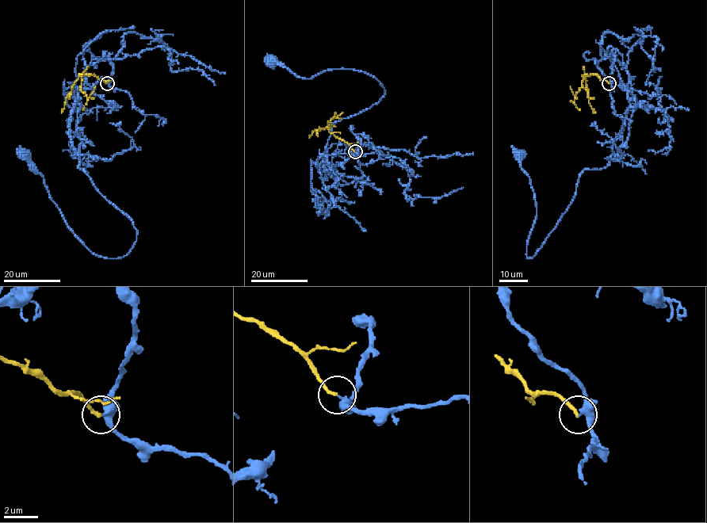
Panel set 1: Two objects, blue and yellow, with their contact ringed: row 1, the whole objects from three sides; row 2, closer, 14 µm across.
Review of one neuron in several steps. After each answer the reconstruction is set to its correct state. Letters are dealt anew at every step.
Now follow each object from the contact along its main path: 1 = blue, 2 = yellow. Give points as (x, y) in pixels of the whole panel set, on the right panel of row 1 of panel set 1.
1: (609, 84), (606, 58), (629, 99), (609, 163), (579, 175), (531, 257), (519, 151)
2: (609, 84), (596, 74), (585, 77), (588, 101), (592, 110)

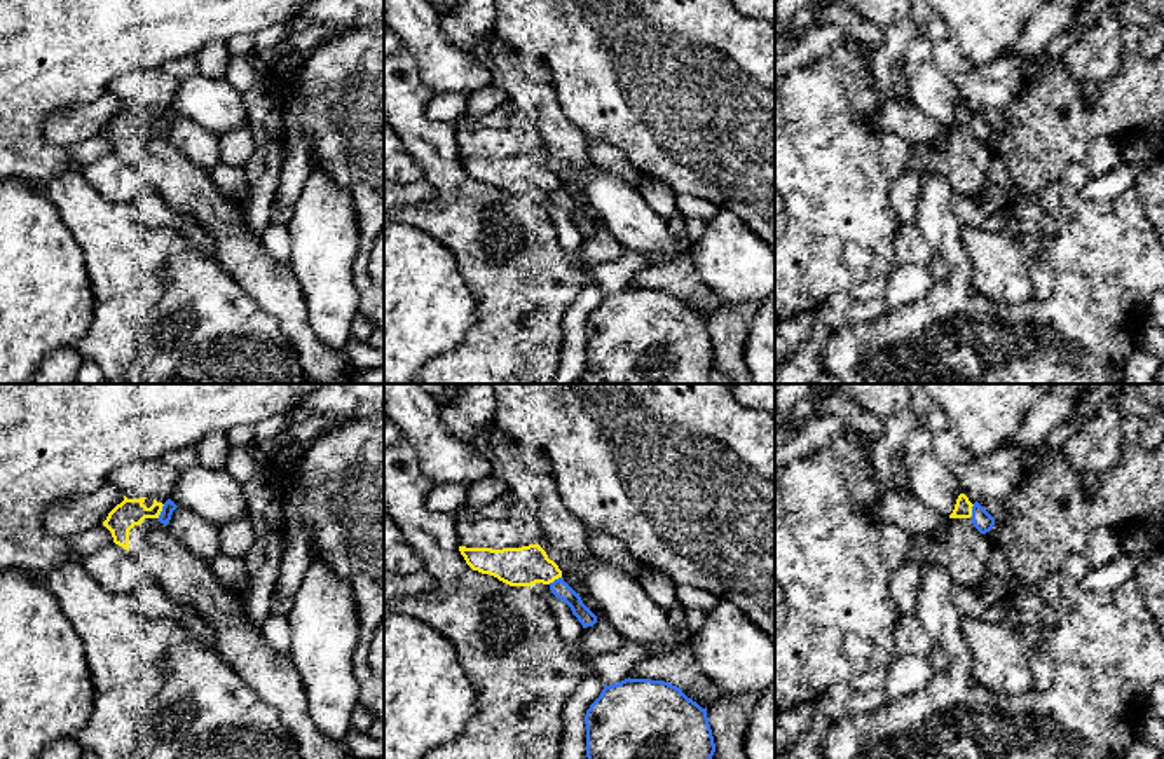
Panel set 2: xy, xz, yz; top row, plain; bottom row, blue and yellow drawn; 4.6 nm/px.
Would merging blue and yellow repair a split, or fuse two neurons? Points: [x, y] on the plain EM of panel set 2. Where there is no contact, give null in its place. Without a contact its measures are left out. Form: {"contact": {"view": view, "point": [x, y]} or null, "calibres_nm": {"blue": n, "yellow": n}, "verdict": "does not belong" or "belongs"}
{"contact": {"view": "xy", "point": [161, 121]}, "calibres_nm": {"blue": 60, "yellow": 130}, "verdict": "does not belong"}

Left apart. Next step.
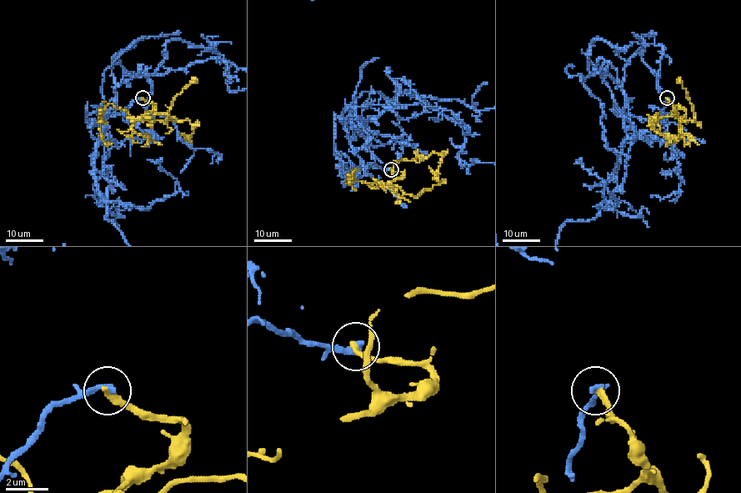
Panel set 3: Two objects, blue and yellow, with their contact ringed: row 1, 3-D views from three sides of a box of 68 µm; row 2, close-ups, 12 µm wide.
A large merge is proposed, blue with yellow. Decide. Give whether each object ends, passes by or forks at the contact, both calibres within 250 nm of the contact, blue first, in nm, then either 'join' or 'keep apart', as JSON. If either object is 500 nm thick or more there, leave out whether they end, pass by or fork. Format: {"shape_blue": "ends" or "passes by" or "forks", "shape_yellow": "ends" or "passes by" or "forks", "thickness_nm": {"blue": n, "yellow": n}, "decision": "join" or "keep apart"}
{"shape_blue": "ends", "shape_yellow": "ends", "thickness_nm": {"blue": 320, "yellow": 340}, "decision": "keep apart"}

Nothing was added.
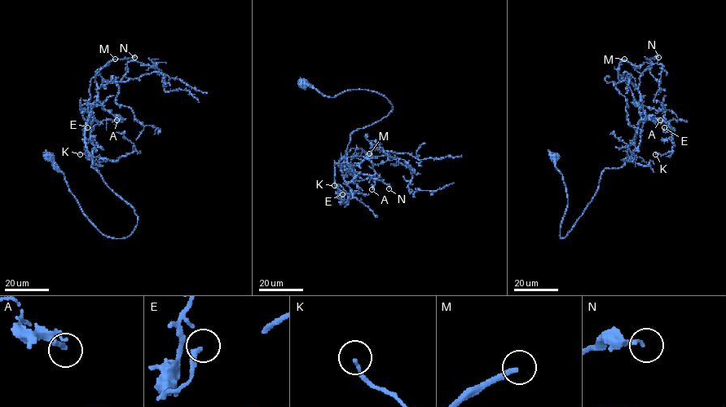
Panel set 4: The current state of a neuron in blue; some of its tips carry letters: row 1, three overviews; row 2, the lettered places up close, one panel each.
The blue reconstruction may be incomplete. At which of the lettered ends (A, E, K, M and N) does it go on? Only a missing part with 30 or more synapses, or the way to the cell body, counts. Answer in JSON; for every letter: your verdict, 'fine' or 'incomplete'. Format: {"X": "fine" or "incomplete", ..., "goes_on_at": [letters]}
{"A": "fine", "E": "fine", "K": "fine", "M": "incomplete", "N": "fine", "goes_on_at": ["M"]}

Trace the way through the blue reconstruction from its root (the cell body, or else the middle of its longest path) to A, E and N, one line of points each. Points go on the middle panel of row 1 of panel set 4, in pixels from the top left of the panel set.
A: (303, 84), (329, 97), (371, 90), (391, 103), (349, 134), (340, 161), (369, 174), (371, 189)
E: (303, 84), (329, 97), (371, 90), (391, 103), (349, 134), (346, 168), (334, 165), (342, 194)
N: (303, 84), (329, 97), (371, 90), (391, 103), (349, 134), (340, 161), (357, 180), (375, 176), (389, 188)

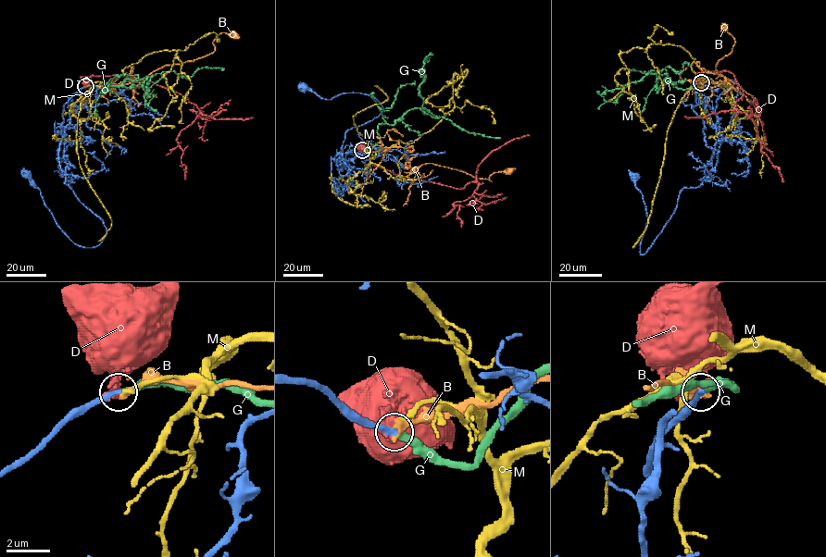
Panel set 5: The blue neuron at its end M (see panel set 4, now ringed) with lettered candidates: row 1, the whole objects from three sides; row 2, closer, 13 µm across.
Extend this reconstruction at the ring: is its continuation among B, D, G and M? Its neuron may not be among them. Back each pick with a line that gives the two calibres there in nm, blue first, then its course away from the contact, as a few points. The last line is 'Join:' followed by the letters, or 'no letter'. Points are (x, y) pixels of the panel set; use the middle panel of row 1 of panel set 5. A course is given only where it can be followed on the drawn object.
G: 280/240 nm | via (361, 150), (369, 153), (381, 141), (380, 124), (394, 125), (415, 108), (446, 118), (469, 132), (500, 138)
Join: G

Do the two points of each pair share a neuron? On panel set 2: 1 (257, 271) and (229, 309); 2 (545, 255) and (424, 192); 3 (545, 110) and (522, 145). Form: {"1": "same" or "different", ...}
{"1": "different", "2": "different", "3": "different"}

